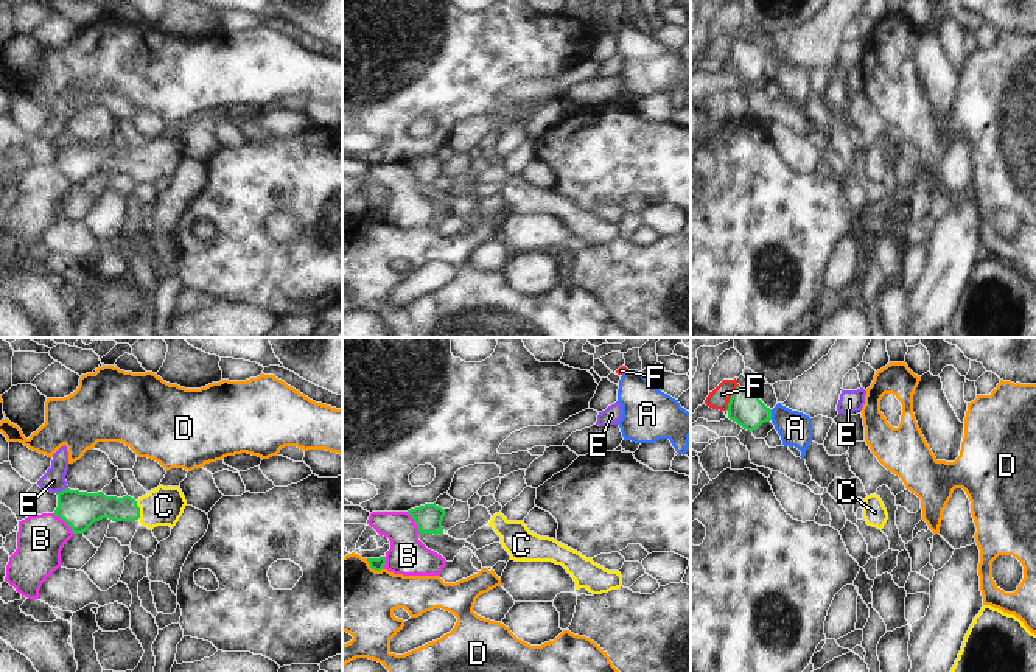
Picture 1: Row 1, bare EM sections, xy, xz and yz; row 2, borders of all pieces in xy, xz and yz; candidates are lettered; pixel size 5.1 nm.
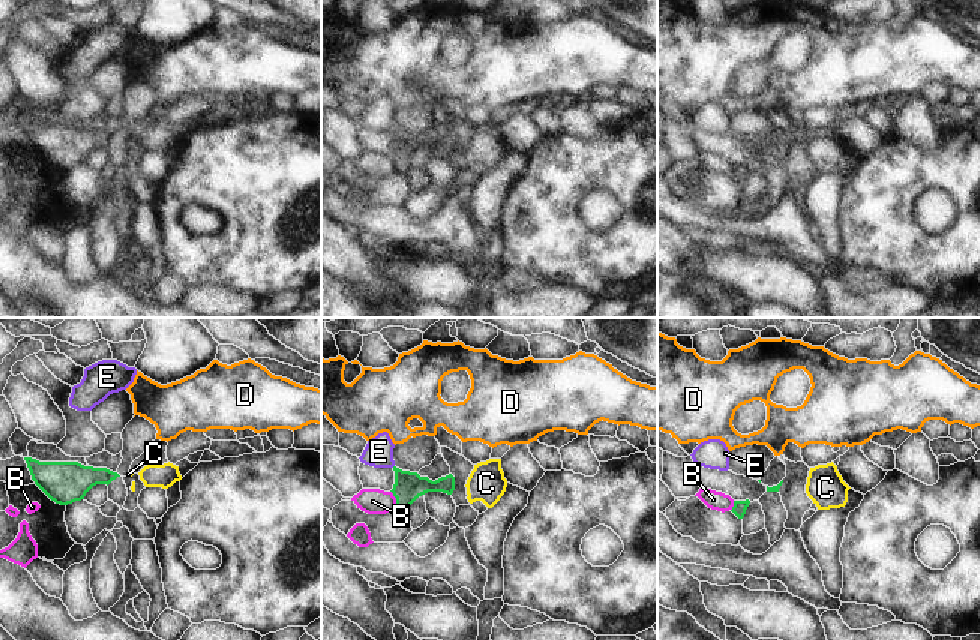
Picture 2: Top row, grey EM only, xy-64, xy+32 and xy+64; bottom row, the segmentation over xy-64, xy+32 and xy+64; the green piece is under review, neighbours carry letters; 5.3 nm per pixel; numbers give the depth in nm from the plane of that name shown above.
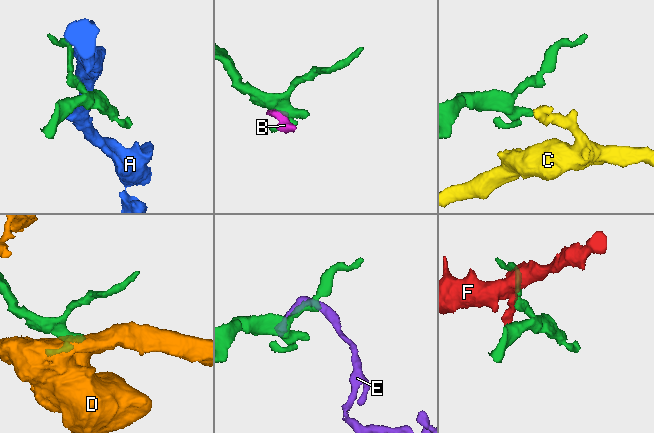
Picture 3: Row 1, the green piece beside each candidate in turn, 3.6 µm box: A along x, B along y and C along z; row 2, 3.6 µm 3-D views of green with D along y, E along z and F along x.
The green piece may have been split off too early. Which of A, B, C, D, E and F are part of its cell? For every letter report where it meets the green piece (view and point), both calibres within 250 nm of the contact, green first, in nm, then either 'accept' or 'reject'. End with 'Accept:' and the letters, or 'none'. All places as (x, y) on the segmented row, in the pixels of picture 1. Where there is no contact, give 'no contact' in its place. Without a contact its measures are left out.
A: meets green in yz at (770, 414); 170 nm thick on the green side, 180 nm on the other; reject
B: meets green in xy at (66, 521); 190 nm thick on the green side, 240 nm on the other; reject
C: meets green in xy at (139, 510); 150 nm thick on the green side, 200 nm on the other; accept
D: meets green in xz at (374, 568); 60 nm thick on the green side, 380 nm on the other; reject
E: meets green in xy at (62, 490); 190 nm thick on the green side, 120 nm on the other; reject
F: meets green in yz at (731, 397); 170 nm thick on the green side, 110 nm on the other; reject
Accept: C

